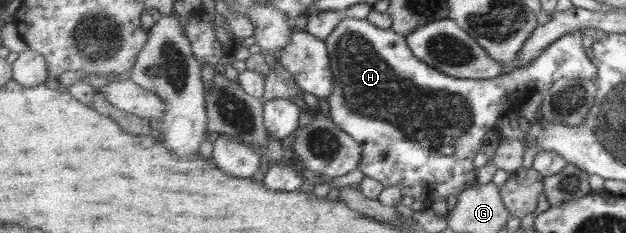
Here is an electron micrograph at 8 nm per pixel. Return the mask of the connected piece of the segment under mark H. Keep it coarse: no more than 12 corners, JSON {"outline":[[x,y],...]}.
{"outline":[[346,16],[330,116],[360,169],[460,197],[501,112],[593,81],[579,31],[492,79],[449,76]]}

